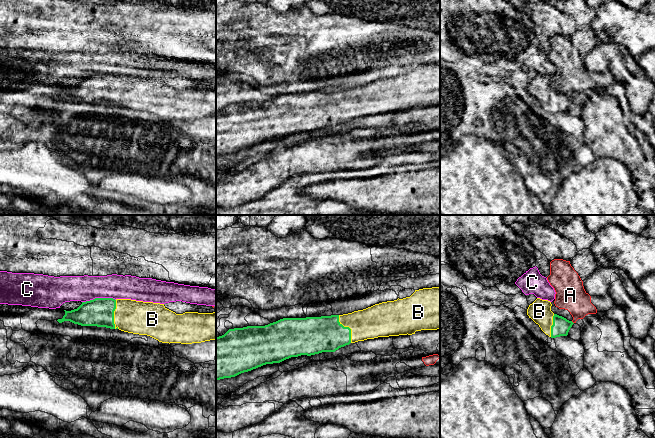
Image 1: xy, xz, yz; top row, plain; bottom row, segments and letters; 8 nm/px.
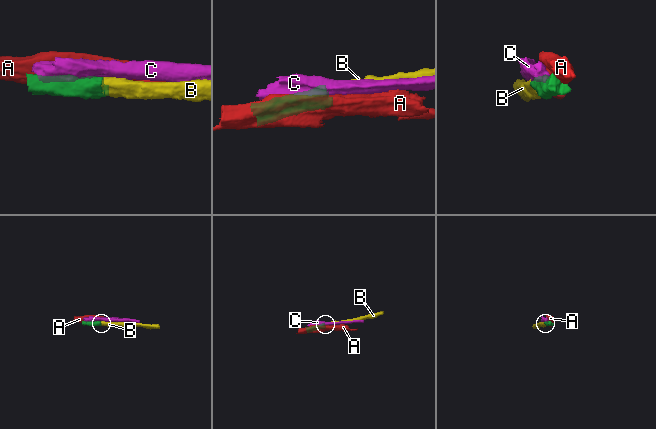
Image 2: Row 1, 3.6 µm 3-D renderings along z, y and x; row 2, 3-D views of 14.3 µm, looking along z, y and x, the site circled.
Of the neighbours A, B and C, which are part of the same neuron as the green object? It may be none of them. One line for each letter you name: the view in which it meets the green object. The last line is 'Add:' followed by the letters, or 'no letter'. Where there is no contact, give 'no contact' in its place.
B: xz
Add: B

